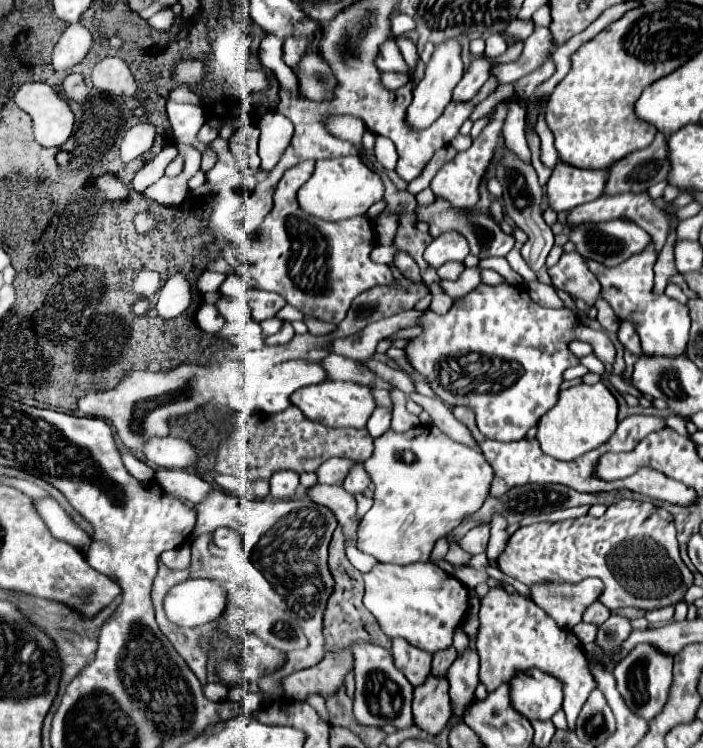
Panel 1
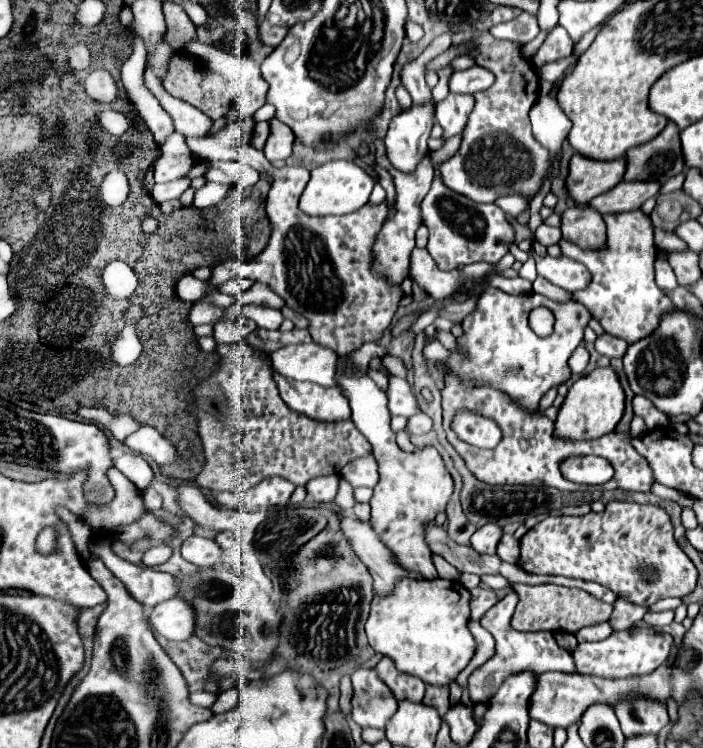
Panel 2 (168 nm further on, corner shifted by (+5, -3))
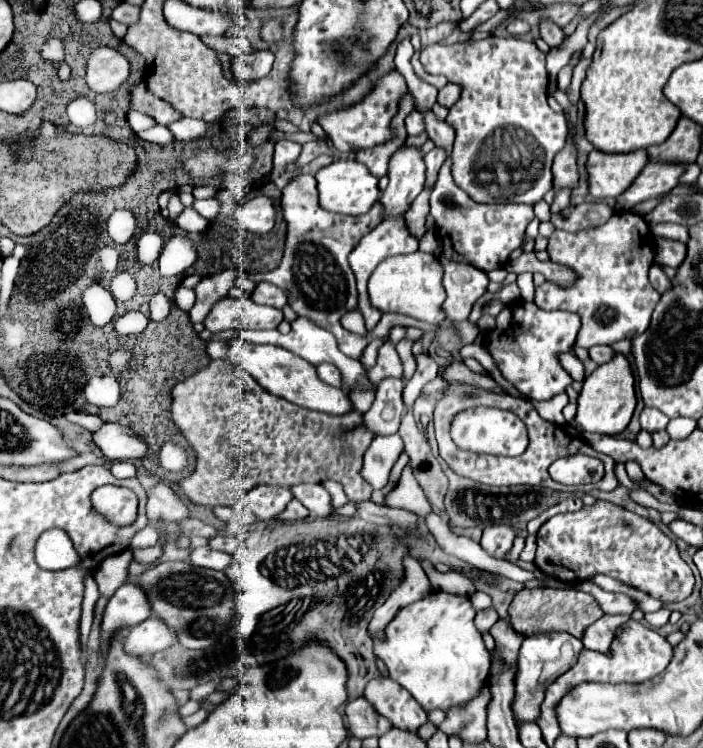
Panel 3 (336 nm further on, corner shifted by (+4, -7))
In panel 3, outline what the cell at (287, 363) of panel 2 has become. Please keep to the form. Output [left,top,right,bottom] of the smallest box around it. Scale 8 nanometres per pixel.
[317,362,345,390]

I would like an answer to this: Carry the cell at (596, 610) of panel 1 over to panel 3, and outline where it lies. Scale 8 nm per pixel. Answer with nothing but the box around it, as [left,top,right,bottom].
[509,588,603,638]

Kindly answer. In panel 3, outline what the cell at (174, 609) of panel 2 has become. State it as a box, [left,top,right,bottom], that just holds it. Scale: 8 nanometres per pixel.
[123,616,175,658]

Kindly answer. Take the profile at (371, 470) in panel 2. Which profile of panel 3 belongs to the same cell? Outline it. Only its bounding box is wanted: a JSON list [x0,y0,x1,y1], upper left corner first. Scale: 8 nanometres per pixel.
[363,434,403,488]

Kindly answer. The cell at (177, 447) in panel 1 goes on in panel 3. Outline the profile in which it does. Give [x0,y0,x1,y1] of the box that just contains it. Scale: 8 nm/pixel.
[93,422,147,460]

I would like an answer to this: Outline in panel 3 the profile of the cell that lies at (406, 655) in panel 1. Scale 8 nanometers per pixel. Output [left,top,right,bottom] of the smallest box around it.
[363,678,427,732]

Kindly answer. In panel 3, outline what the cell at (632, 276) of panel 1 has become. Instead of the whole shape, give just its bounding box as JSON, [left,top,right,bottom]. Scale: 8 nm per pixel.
[535,212,661,348]

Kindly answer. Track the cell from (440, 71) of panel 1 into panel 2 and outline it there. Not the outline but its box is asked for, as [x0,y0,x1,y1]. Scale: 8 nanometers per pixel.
[384,100,436,172]

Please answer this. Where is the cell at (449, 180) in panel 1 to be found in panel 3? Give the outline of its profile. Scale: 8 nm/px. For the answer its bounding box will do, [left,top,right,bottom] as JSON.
[419,36,567,204]

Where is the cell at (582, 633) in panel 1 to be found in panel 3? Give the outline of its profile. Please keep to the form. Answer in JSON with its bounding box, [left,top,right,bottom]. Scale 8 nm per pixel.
[583,614,629,652]

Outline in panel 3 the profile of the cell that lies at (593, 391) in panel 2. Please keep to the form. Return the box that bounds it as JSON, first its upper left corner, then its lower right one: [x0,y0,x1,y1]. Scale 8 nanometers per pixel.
[575,352,637,434]

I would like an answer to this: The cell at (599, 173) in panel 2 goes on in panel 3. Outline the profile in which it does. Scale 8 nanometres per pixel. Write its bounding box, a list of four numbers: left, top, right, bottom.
[587,150,647,198]

